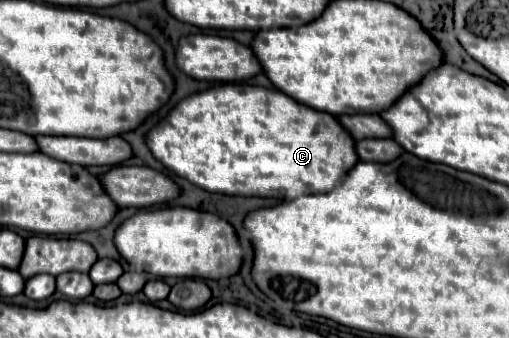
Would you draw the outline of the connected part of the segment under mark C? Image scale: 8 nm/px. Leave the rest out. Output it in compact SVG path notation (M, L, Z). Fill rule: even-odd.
M226 83L180 101L176 109L150 131L148 147L158 161L190 183L212 193L242 197L284 199L288 193L288 199L296 199L308 193L330 193L340 183L340 177L360 161L360 157L356 157L356 141L334 115L302 105L282 91L246 83Z

